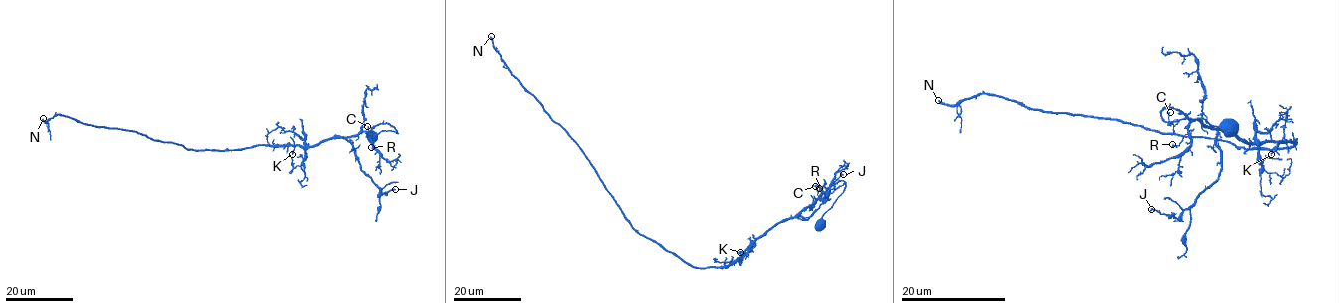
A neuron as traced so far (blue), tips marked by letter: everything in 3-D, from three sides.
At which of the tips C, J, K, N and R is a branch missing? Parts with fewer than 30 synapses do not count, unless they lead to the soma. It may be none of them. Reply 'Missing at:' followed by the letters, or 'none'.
Missing at: N

